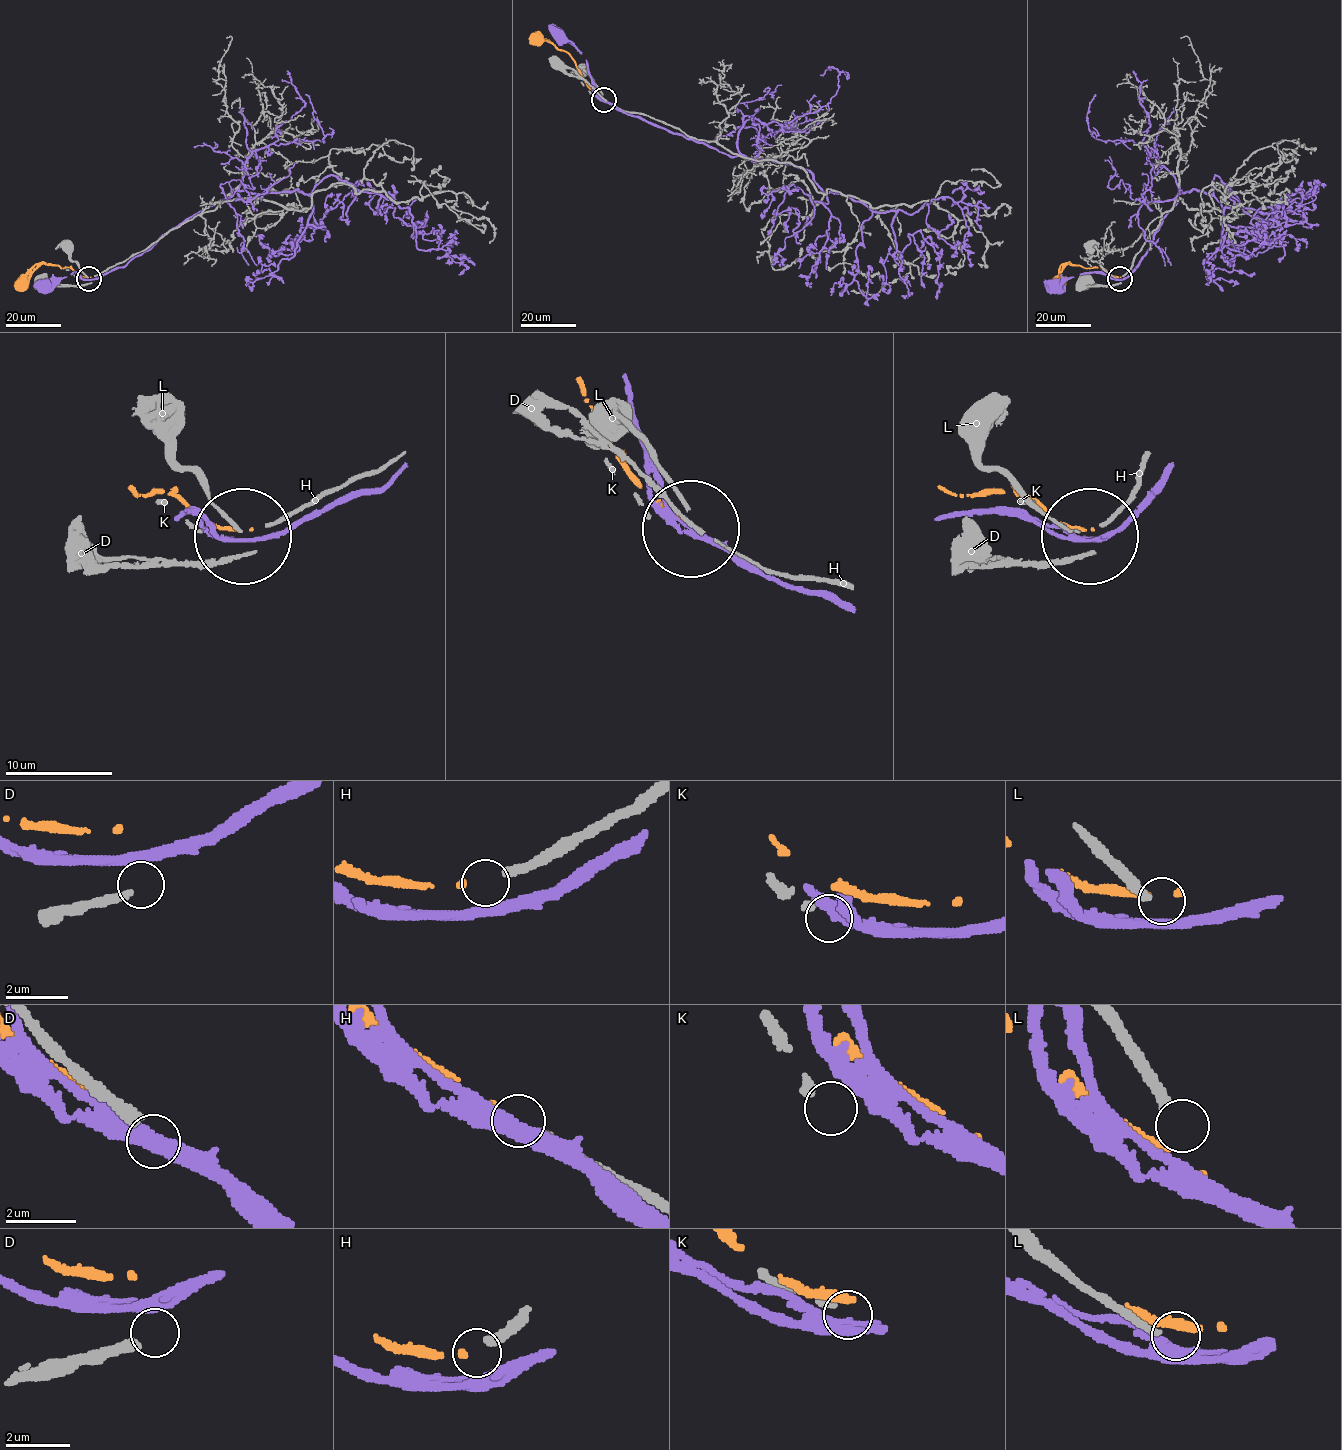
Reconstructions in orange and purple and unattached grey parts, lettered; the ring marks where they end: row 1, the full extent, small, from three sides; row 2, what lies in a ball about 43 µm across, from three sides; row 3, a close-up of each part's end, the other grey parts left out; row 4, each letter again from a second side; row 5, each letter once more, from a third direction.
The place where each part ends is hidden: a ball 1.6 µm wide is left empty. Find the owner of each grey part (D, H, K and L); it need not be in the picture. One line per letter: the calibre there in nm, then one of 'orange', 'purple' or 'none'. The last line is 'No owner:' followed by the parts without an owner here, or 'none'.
D: 300 nm thick; none
H: 280 nm thick; orange
K: 240 nm thick; none
L: 240 nm thick; none
No owner: D, K, L

